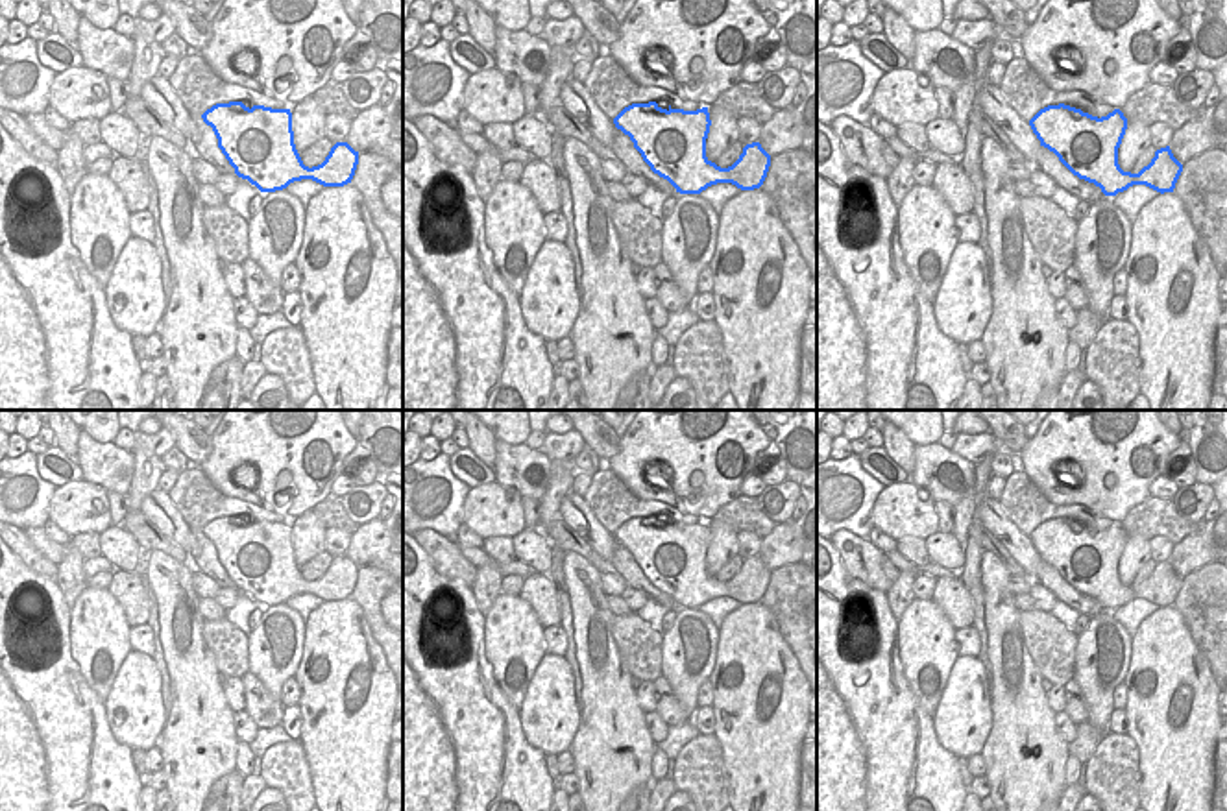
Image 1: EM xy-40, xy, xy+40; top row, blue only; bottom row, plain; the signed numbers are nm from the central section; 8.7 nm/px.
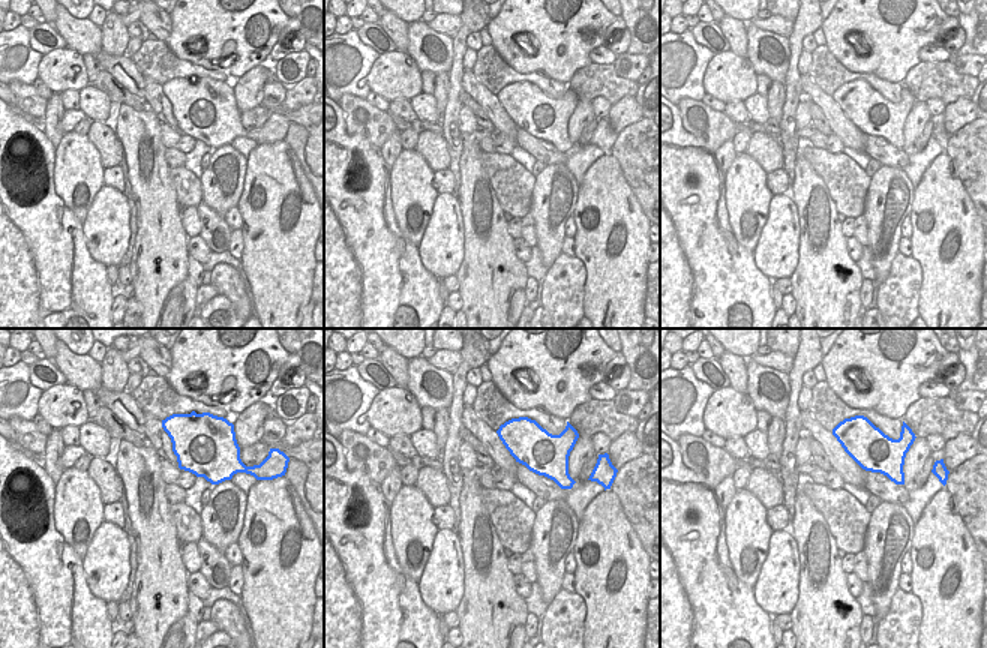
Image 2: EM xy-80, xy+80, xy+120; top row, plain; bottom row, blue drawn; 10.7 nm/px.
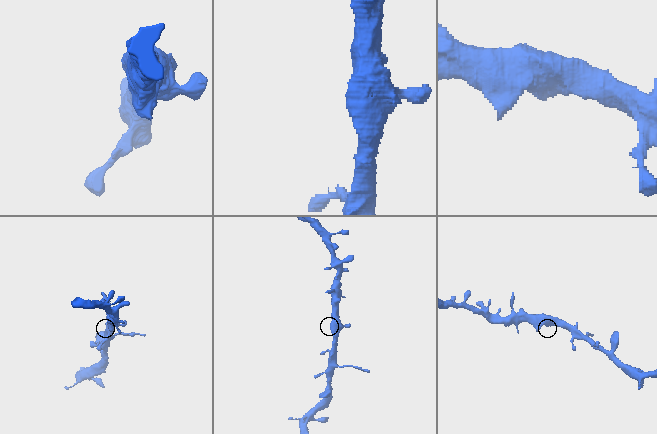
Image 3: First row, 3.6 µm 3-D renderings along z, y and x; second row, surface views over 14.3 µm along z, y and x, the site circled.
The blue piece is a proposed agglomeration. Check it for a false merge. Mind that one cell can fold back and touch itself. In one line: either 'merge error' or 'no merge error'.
no merge error

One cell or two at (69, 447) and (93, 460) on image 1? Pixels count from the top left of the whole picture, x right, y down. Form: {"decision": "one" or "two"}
{"decision": "two"}

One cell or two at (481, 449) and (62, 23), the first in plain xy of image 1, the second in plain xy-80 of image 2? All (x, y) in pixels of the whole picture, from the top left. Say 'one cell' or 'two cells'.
two cells

